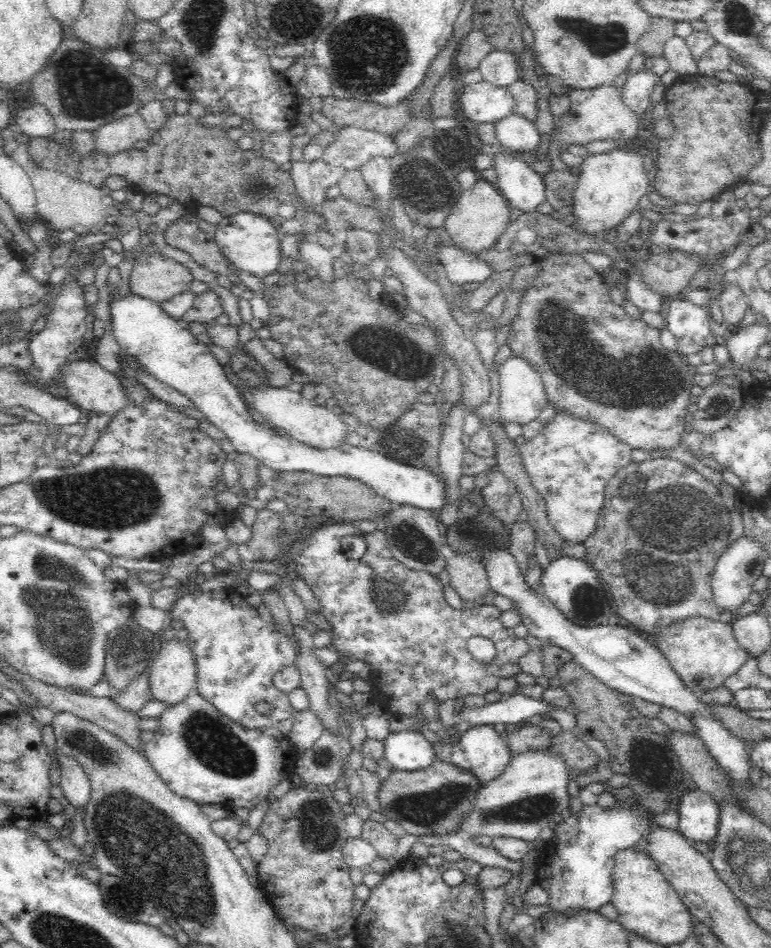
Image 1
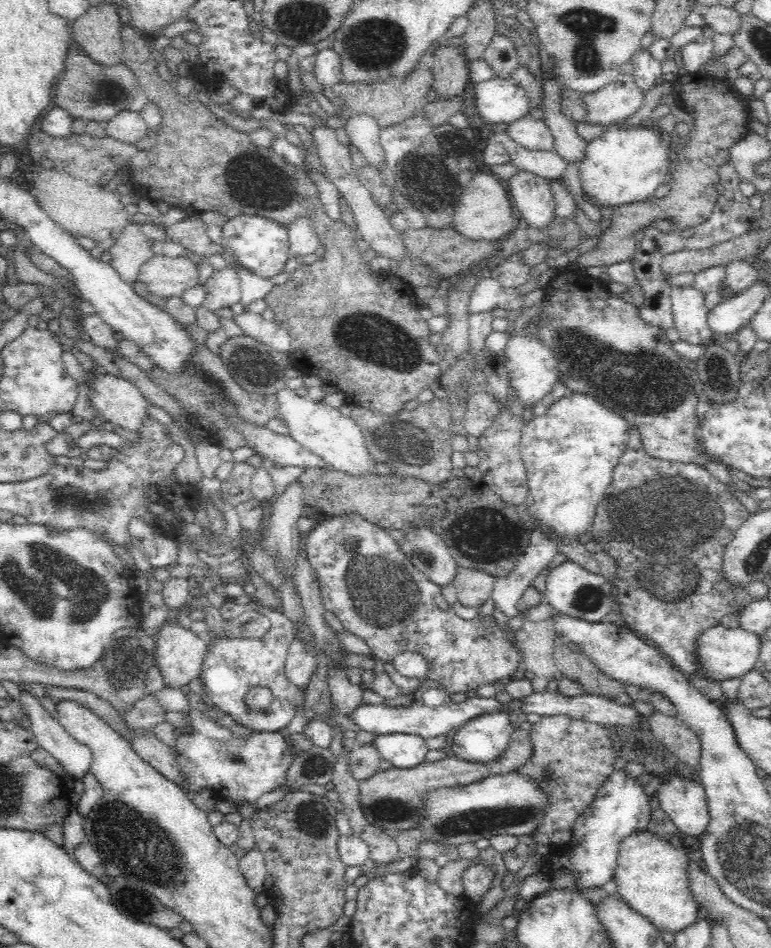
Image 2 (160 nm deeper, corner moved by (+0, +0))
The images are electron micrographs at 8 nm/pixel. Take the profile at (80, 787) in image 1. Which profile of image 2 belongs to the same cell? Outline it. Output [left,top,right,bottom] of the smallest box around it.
[18,687,92,780]

